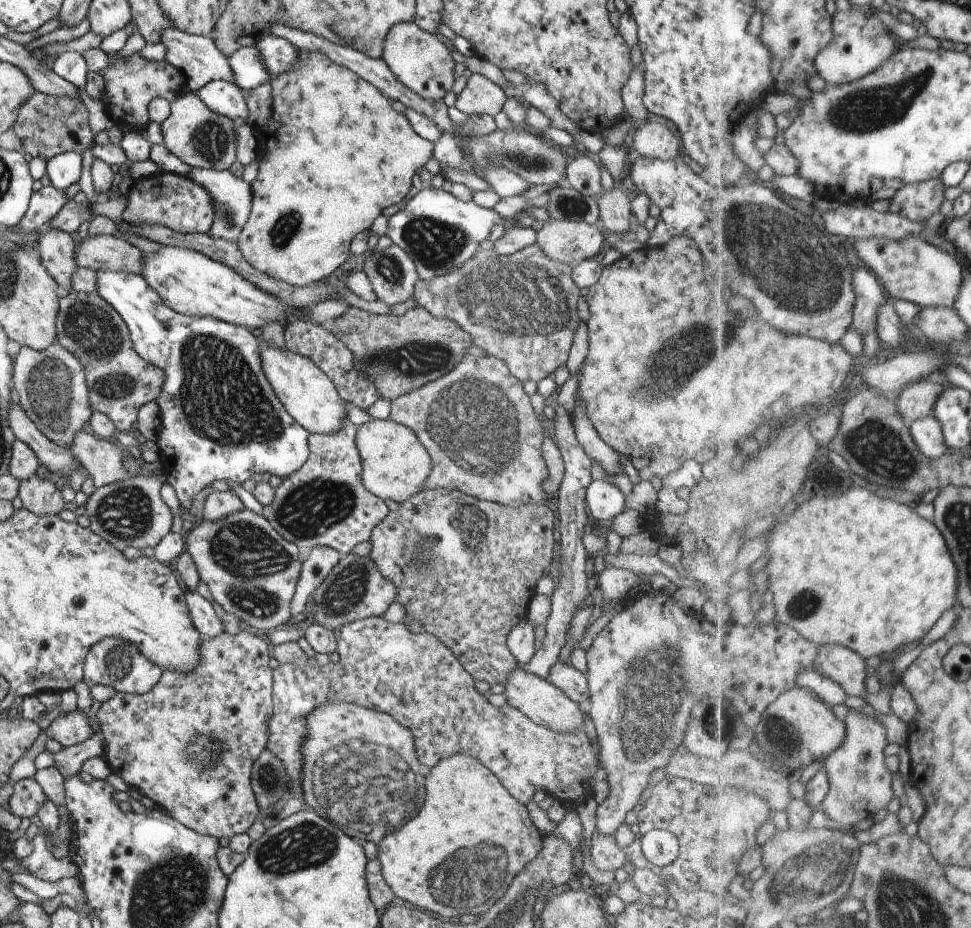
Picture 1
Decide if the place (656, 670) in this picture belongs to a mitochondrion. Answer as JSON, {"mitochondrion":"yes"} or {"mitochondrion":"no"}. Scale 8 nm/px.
{"mitochondrion":"yes"}

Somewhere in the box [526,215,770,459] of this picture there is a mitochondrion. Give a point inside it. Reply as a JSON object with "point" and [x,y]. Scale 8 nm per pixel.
{"point":[626,403]}

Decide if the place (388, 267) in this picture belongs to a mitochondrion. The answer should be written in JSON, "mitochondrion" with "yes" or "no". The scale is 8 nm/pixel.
{"mitochondrion":"yes"}

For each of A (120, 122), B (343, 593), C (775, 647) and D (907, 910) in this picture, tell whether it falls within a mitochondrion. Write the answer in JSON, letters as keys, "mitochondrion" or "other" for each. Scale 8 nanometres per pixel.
{"A":"other","B":"mitochondrion","C":"other","D":"mitochondrion"}

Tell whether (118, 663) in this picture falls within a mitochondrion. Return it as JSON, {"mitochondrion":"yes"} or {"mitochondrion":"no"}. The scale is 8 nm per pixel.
{"mitochondrion":"yes"}

